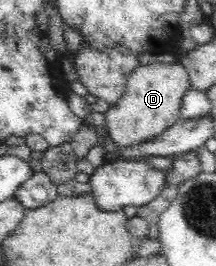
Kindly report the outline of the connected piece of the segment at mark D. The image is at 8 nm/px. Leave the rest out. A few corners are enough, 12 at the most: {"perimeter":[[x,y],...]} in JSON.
{"perimeter":[[180,62],[134,69],[105,113],[118,144],[149,140],[182,119],[191,88]]}

